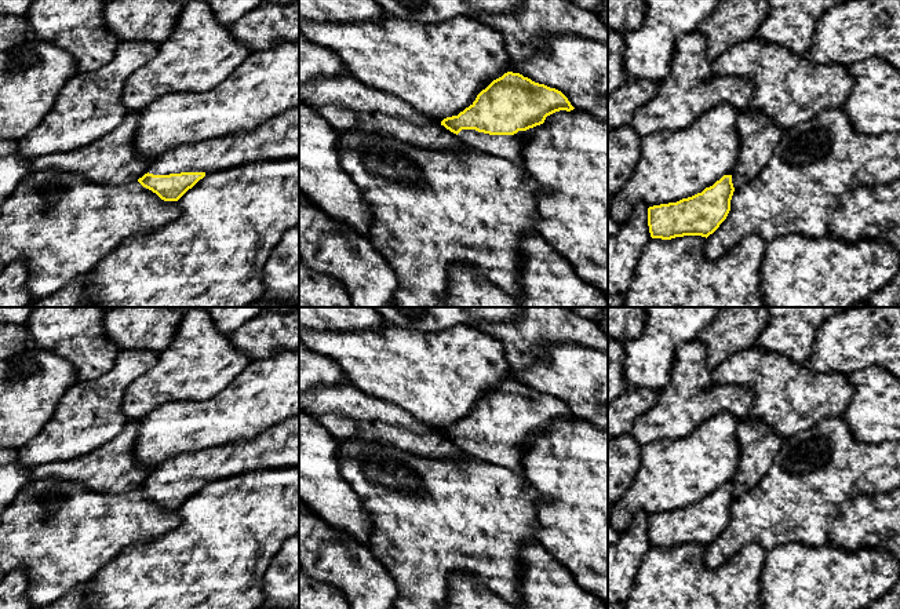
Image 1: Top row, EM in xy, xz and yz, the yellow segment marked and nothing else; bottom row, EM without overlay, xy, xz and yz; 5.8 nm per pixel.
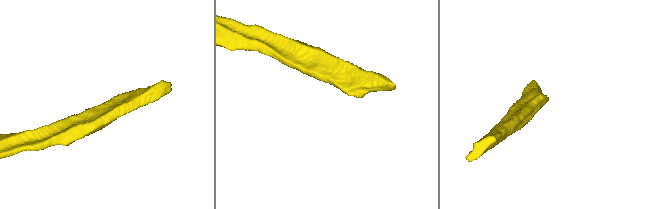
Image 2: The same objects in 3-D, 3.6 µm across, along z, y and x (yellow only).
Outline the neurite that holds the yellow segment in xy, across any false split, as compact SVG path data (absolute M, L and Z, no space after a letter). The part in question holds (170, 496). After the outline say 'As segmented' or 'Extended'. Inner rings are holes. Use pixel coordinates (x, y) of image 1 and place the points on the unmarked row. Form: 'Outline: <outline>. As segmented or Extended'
Outline: M299 415L274 424L249 441L175 456L152 468L147 481L138 491L164 510L178 510L208 481L240 475L254 468L287 467L299 467Z. Extended

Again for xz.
Outline: M507 380L482 398L458 424L444 427L441 434L473 457L522 474L524 448L517 442L543 433L546 426L555 420L573 417L561 400L535 391L520 382Z. Extended

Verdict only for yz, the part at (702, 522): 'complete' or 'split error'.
complete

